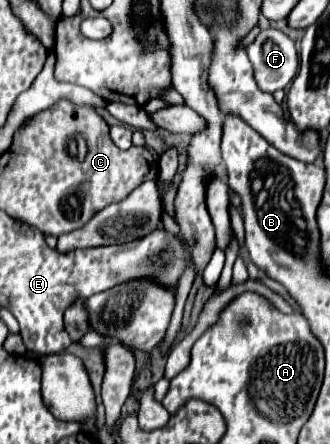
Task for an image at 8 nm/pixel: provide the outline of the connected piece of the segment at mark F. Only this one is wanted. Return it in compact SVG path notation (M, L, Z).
M259 33L255 37L255 41L247 47L247 55L249 55L249 61L255 69L257 85L267 93L275 93L277 89L285 89L299 71L299 55L297 55L295 43L285 33Z

